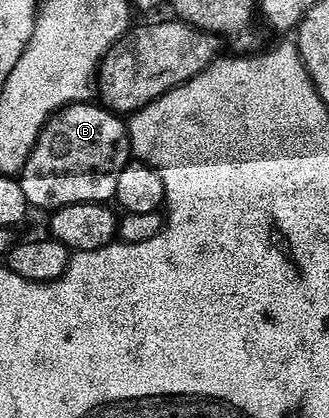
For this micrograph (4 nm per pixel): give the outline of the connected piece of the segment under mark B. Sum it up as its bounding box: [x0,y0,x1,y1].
[20,103,131,211]

